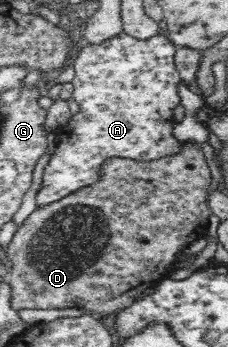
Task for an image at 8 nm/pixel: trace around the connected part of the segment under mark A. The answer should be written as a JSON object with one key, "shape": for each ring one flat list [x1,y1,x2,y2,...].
{"shape":[[125,31,113,35,103,44,84,43,77,47,71,66,75,69,72,97,80,110,67,122,71,136,56,148,43,170,42,188,37,194,37,208,61,200,100,179,101,163,108,158,121,157,135,161,150,161,174,155,180,151,181,142,172,133,175,121,173,110,180,103,178,89,182,80,174,62,177,47,165,35,155,35,147,40,137,40]]}

